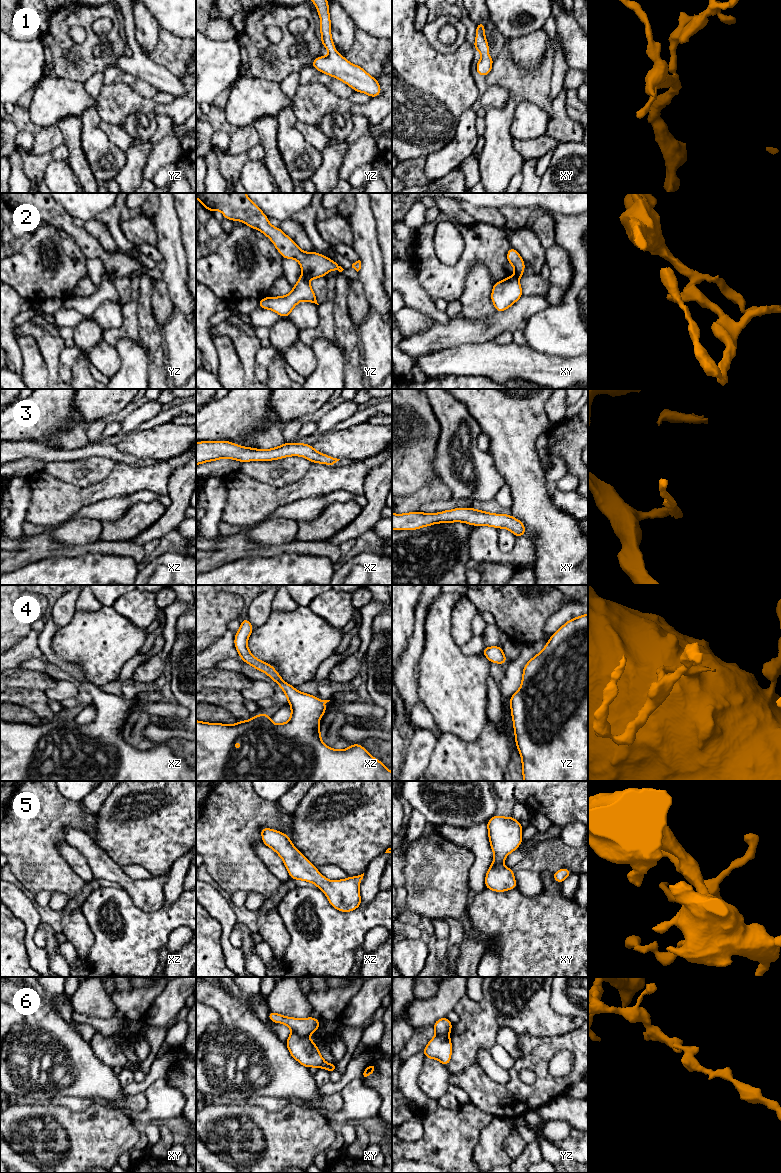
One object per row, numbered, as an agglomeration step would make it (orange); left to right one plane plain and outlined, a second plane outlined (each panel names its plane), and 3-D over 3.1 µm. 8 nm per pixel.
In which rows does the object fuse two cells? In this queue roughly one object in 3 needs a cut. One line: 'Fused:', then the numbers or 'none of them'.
Fused: 2, 6

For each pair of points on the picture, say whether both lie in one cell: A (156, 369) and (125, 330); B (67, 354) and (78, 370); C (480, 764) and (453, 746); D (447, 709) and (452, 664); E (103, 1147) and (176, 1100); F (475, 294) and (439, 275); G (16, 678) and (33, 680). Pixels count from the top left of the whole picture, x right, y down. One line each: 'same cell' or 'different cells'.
A: different cells
B: different cells
C: same cell
D: same cell
E: different cells
F: different cells
G: same cell

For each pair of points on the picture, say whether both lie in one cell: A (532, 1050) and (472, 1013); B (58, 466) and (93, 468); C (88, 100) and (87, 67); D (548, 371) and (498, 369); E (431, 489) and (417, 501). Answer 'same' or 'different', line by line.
A: different
B: same
C: different
D: same
E: same

